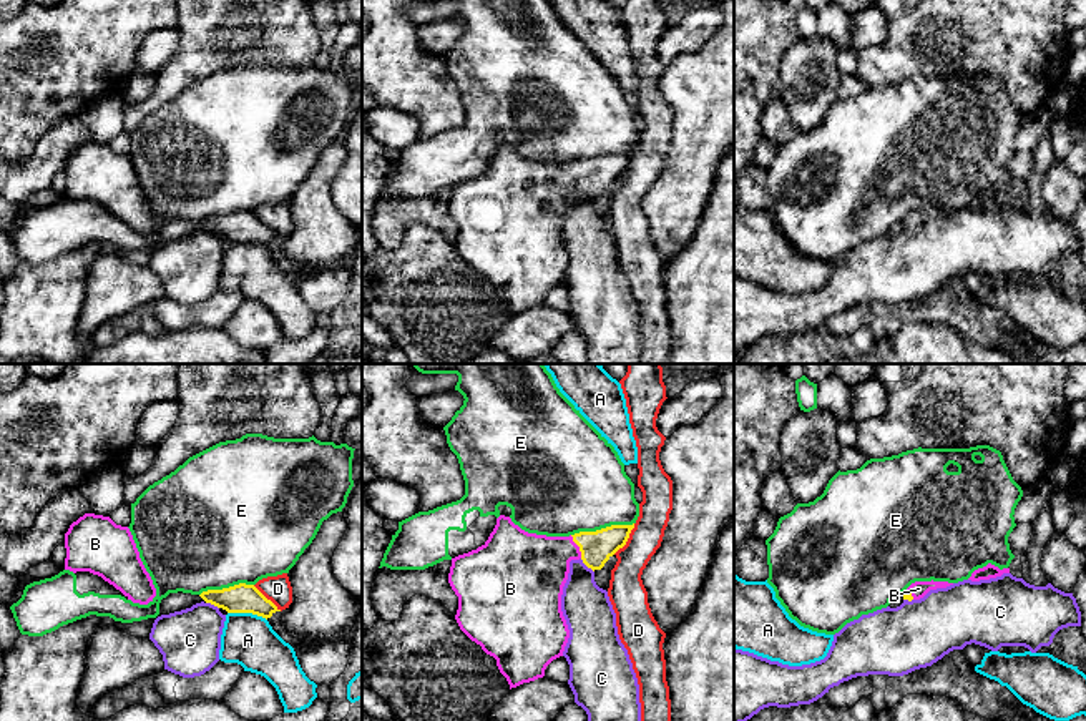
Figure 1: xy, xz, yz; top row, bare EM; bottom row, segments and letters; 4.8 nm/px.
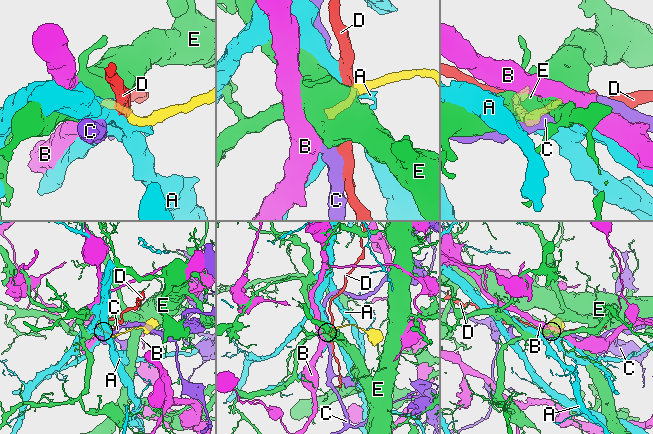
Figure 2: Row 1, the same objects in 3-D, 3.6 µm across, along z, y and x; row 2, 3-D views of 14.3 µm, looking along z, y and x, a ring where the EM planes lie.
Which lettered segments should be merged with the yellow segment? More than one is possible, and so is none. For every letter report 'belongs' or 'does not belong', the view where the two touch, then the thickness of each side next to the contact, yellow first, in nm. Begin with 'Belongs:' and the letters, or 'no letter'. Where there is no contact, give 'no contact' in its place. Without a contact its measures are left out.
Belongs: B
A: does not belong; contact in xy; calibres 140 and 260 nm
B: belongs; contact in xz; calibres 160 and 340 nm
C: does not belong; contact in xz; calibres 160 and 240 nm
D: does not belong; contact in xz; calibres 160 and 180 nm
E: does not belong; contact in xz; calibres 160 and 460 nm

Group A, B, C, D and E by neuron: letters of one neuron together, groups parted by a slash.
A / B / C / D / E

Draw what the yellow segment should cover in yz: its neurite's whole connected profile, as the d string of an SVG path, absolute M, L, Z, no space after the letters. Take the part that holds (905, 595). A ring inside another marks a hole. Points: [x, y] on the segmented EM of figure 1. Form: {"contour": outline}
{"contour": "M915 581L912 583L905 591L903 591L903 600L920 600L923 598L930 590L937 590L937 588L947 588L953 583L948 581Z"}

